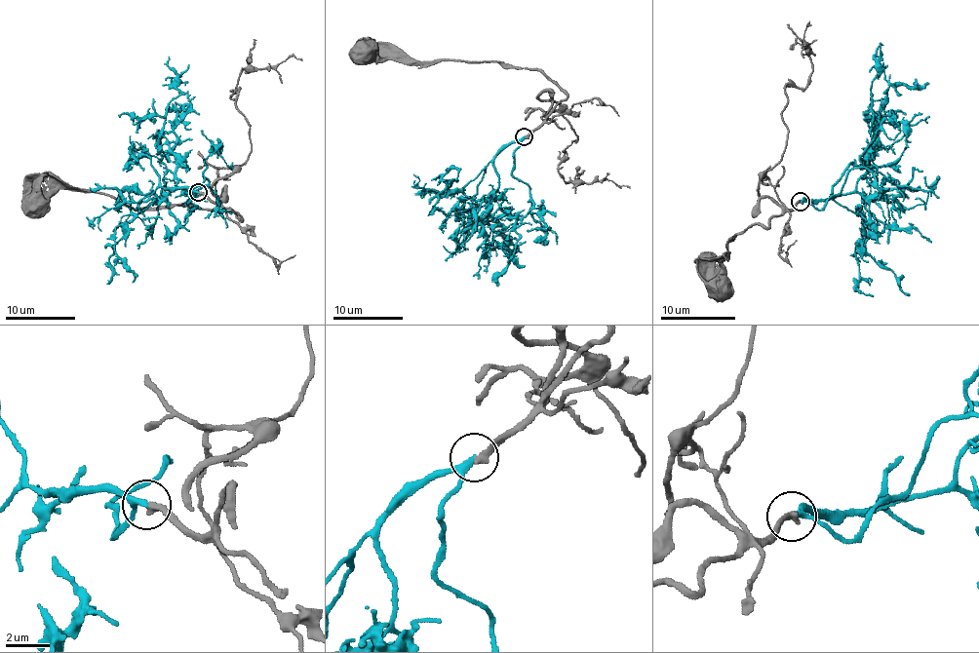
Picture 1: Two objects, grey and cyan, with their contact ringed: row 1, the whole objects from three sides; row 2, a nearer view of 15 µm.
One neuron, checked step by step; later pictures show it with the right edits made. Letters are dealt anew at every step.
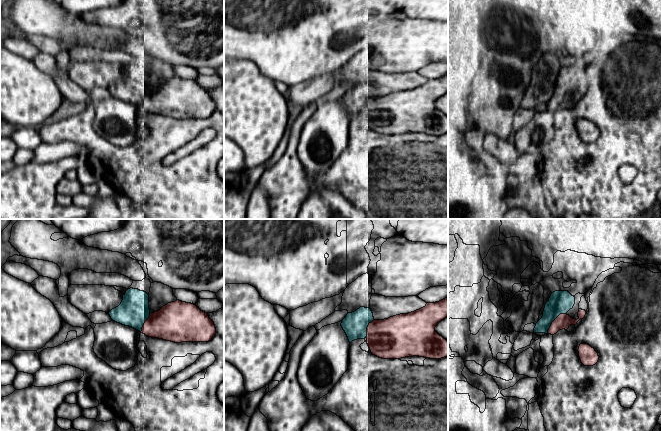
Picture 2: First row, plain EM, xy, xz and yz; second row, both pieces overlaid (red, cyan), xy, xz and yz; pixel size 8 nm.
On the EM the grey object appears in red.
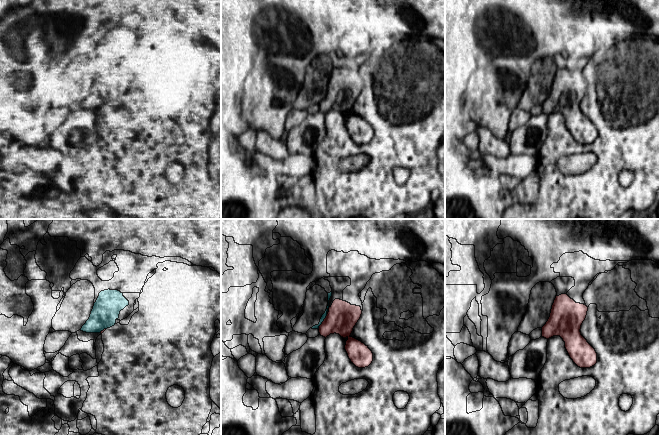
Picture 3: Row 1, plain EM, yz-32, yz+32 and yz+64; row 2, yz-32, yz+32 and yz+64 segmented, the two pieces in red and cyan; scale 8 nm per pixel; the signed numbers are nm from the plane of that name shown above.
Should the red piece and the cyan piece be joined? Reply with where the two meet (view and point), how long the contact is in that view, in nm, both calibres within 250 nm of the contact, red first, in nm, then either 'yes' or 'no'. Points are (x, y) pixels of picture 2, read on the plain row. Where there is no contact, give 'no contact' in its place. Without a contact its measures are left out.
contact yz (553, 97); length 220 nm; calibres 120 and 190 nm; yes

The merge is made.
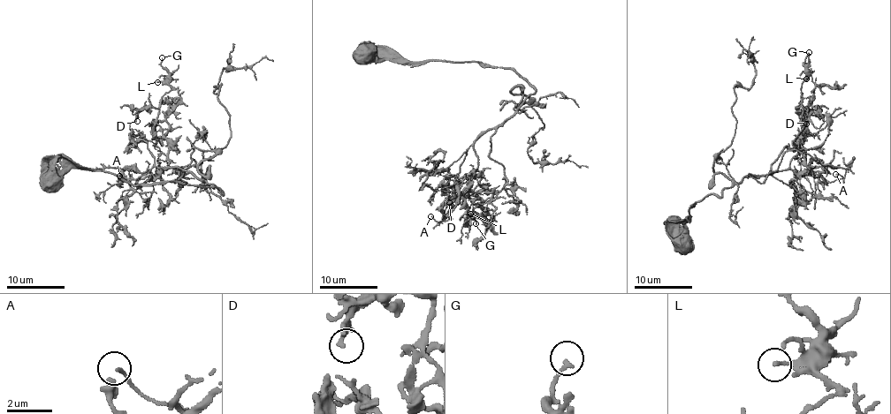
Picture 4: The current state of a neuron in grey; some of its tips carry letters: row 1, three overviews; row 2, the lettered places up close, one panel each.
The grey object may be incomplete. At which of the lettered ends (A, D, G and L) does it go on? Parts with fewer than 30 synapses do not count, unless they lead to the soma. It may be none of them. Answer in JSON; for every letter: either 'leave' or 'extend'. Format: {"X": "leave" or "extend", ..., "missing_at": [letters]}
{"A": "leave", "D": "leave", "G": "leave", "L": "leave", "missing_at": []}

